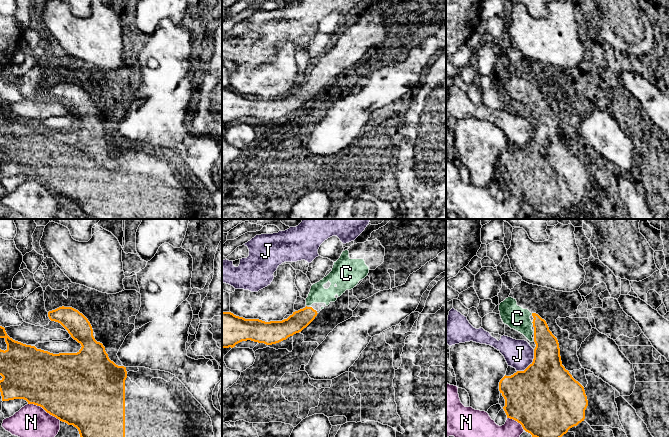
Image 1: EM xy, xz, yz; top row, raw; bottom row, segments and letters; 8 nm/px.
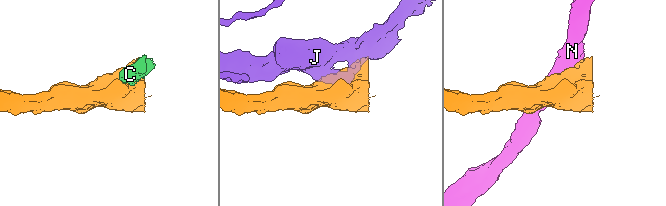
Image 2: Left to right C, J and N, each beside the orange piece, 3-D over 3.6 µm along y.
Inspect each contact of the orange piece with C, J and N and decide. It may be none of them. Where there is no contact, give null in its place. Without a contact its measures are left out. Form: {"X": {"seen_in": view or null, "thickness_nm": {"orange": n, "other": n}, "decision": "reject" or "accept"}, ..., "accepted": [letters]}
{"C": {"seen_in": "yz", "thickness_nm": {"orange": 190, "other": 190}, "decision": "accept"}, "J": {"seen_in": "yz", "thickness_nm": {"orange": 480, "other": 220}, "decision": "reject"}, "N": {"seen_in": "xy", "thickness_nm": {"orange": 500, "other": 260}, "decision": "reject"}, "accepted": ["C"]}

